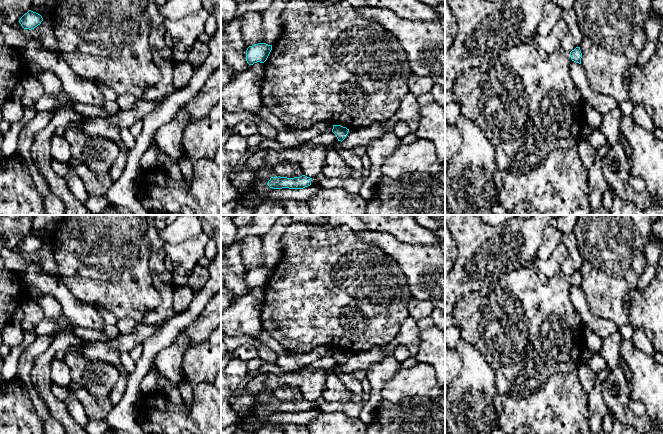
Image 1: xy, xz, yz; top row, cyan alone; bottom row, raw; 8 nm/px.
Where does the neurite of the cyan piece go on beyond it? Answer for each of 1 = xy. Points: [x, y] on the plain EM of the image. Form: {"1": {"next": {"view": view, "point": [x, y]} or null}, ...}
{"1": {"next": null}}

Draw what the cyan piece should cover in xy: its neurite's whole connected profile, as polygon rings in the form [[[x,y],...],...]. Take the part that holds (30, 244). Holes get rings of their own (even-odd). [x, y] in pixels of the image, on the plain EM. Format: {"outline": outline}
{"outline": [[[29,234],[19,244],[19,247],[24,253],[34,253],[41,248],[43,242],[40,238]]]}

